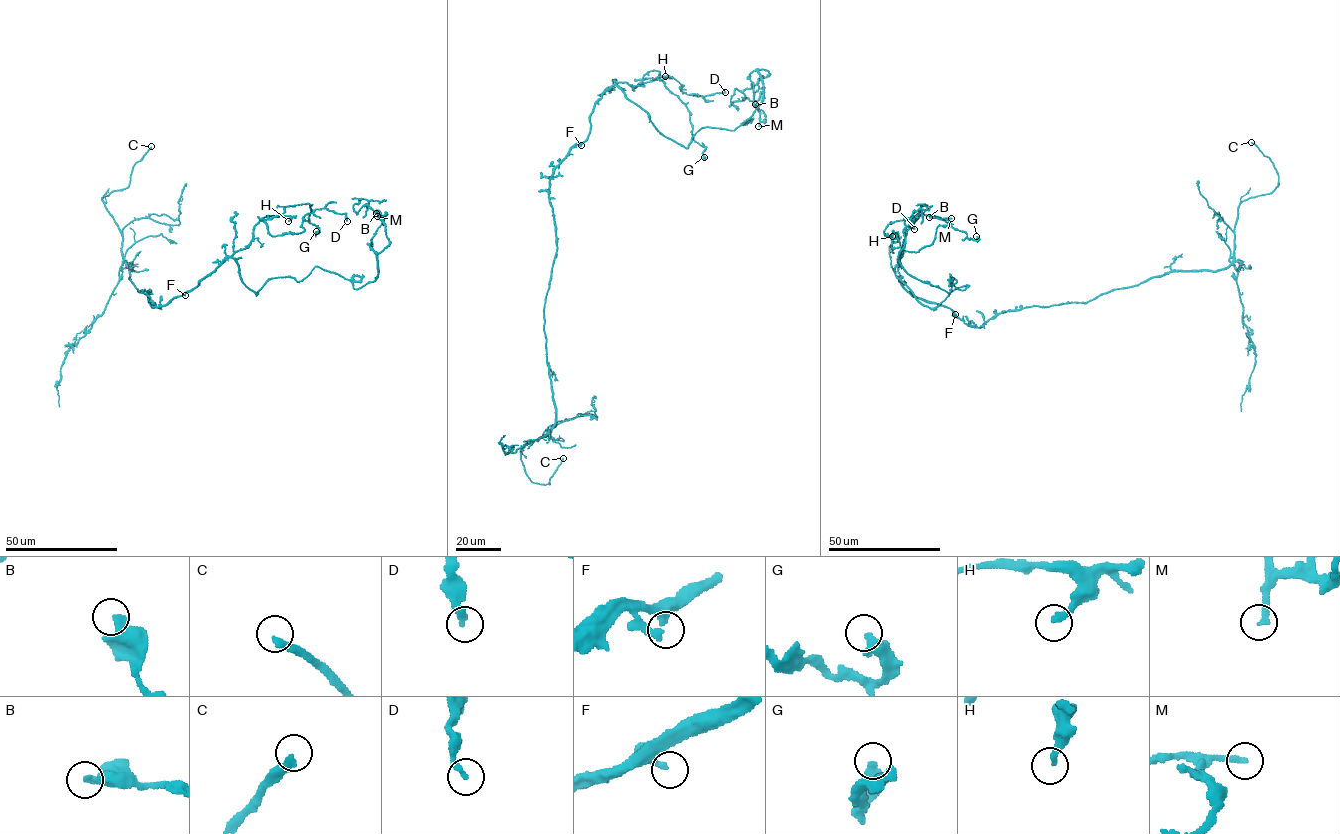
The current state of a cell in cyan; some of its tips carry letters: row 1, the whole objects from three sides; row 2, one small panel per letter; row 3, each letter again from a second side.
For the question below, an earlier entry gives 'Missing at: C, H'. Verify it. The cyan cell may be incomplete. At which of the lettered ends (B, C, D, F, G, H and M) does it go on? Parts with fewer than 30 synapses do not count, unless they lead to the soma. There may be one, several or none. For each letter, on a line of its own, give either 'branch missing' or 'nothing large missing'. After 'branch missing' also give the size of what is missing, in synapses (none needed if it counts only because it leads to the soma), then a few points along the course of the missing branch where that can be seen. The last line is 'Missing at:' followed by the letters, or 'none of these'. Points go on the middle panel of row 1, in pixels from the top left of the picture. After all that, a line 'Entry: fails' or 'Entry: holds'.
B: nothing large missing
C: branch missing | (563, 458), (567, 437), (549, 427)
D: nothing large missing
F: nothing large missing
G: nothing large missing
H: nothing large missing
M: branch missing | 70 syn | (758, 126), (755, 131), (754, 125), (743, 118), (738, 120)
Missing at: C, M
Entry: fails

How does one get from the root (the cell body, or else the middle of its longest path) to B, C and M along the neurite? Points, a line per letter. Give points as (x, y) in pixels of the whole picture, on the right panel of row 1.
B: (963, 320), (897, 277), (931, 308), (969, 286), (950, 274), (947, 293), (899, 261), (948, 223), (929, 217)
C: (963, 320), (981, 327), (1007, 310), (1085, 303), (1171, 272), (1225, 269), (1238, 205), (1278, 184), (1251, 142)
M: (963, 320), (897, 277), (931, 308), (969, 286), (957, 289), (950, 274), (947, 293), (899, 261), (951, 218)

